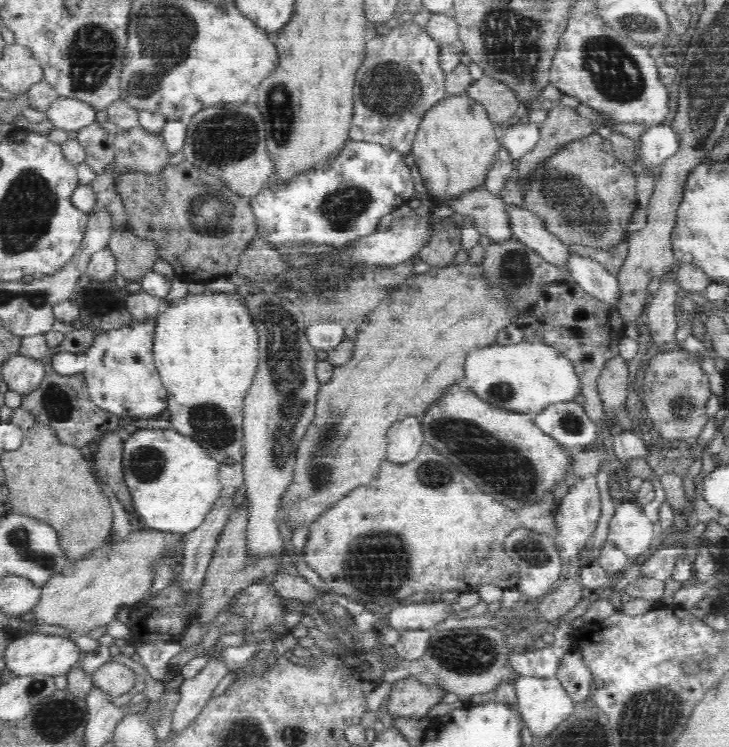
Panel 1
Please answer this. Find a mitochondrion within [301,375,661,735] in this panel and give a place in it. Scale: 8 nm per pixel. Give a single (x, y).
(500, 466)

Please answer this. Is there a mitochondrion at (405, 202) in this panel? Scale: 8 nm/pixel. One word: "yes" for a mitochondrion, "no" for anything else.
no

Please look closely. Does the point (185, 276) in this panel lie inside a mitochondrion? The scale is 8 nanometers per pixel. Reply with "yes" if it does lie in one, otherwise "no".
no

